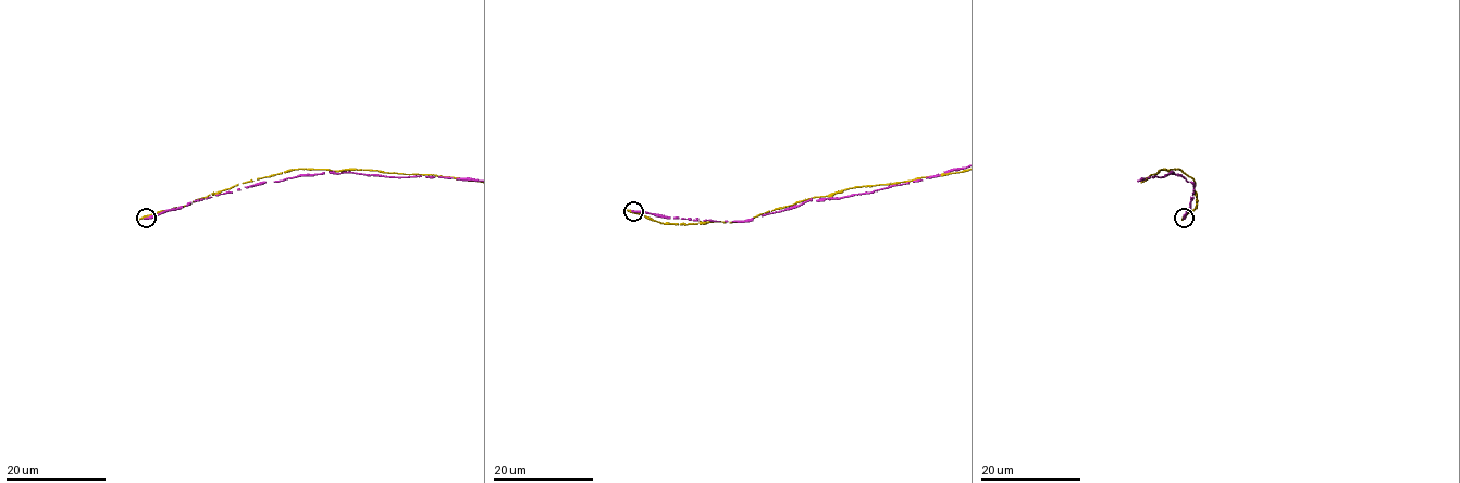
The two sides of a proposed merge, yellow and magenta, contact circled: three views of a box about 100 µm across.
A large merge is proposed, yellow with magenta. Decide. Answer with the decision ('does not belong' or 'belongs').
does not belong

